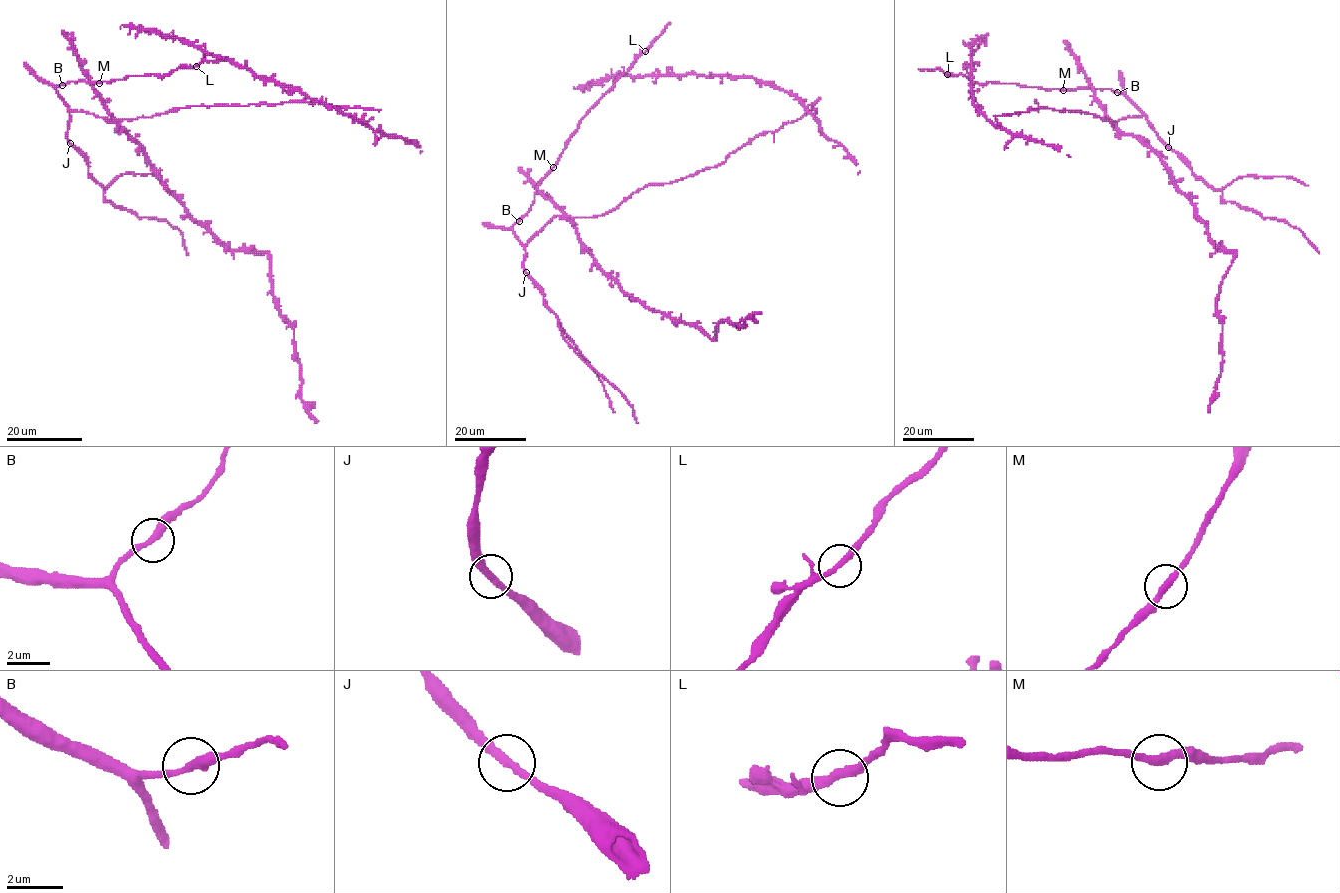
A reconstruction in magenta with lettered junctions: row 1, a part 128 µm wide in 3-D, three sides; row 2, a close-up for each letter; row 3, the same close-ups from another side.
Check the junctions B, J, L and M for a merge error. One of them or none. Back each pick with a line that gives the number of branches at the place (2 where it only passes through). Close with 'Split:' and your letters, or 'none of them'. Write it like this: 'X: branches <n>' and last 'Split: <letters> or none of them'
Split: none of them

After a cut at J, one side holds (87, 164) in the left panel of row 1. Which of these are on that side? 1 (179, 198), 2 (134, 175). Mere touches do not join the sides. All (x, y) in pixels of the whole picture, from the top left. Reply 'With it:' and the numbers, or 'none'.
With it: 2

